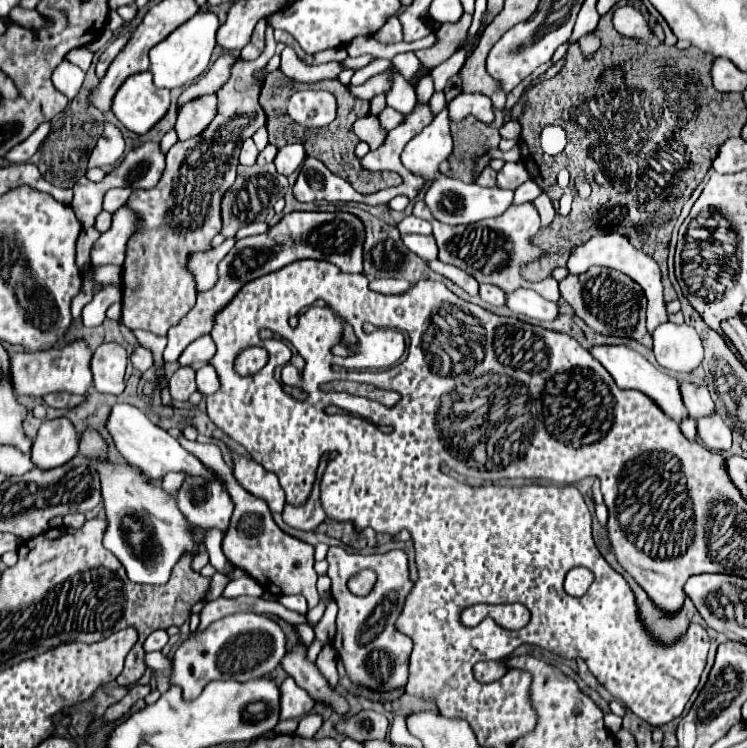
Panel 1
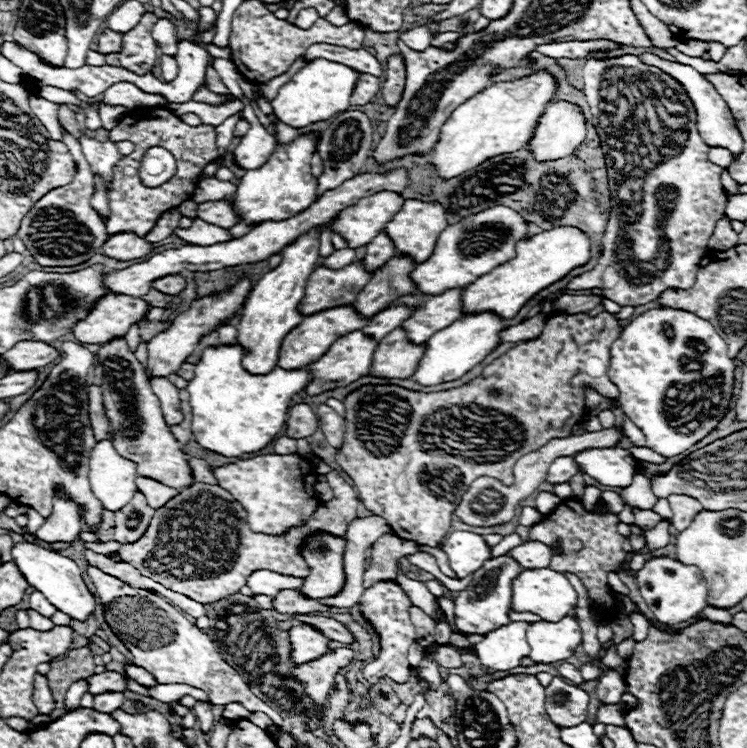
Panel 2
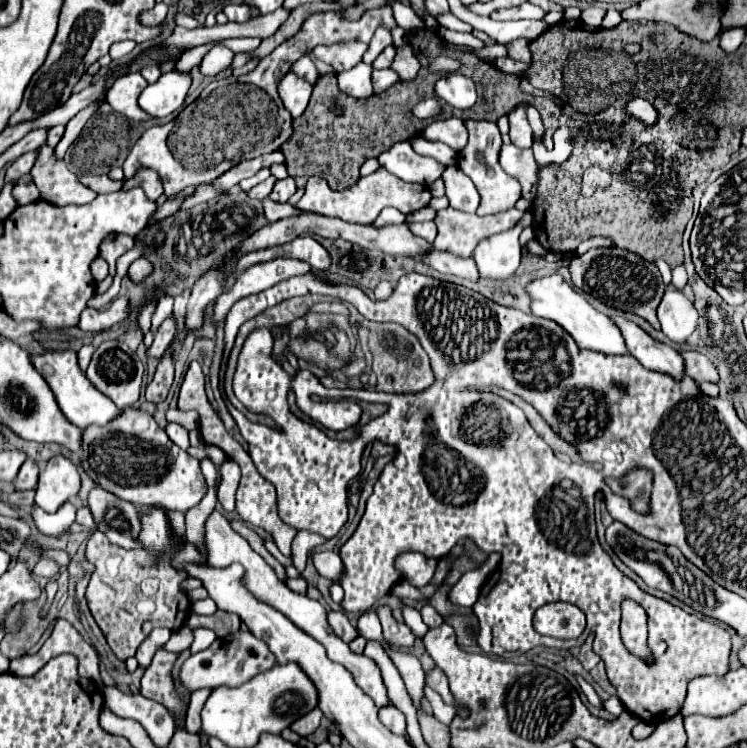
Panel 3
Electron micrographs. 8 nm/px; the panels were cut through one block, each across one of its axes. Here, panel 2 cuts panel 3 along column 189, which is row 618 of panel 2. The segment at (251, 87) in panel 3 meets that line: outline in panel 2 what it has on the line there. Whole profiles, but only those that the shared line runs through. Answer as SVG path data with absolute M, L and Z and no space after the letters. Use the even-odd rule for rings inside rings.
M88 566L86 572L96 588L98 600L108 608L110 628L128 646L136 666L146 668L160 684L188 684L200 688L208 694L212 704L240 702L252 712L262 710L276 726L282 726L282 716L252 694L242 676L226 660L222 660L208 634L202 632L182 610L166 602L166 598L142 588L132 588L94 566Z

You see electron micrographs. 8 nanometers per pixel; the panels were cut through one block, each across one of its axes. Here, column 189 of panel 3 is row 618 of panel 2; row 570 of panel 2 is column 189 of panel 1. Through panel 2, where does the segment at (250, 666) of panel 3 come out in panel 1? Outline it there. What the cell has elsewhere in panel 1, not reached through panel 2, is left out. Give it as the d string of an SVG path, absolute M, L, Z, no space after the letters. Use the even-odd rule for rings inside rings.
M232 614L210 628L202 630L202 634L194 634L184 640L172 656L172 674L170 684L182 690L184 700L198 698L204 686L212 680L236 680L248 682L254 678L262 678L270 674L286 654L286 640L280 626L264 614Z

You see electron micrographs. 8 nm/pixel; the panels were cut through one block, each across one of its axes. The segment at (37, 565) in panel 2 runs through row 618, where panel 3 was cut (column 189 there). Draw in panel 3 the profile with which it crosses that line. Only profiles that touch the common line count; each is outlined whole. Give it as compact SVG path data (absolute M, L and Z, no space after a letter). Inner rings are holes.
M176 70L160 76L156 84L144 88L138 98L138 106L152 118L164 118L182 106L190 88L190 76Z

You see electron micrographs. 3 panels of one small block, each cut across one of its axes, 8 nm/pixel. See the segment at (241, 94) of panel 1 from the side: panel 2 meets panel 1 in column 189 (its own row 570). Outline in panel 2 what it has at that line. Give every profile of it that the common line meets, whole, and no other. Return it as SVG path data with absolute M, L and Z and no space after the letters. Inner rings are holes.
M330 470L330 474L326 474L326 480L328 480L330 488L334 490L334 500L322 502L322 506L318 508L318 514L314 514L314 518L308 522L308 528L304 528L300 532L294 530L290 536L284 536L284 538L274 538L268 534L252 532L248 522L244 520L244 514L236 512L236 500L232 498L232 494L228 494L220 486L196 482L196 484L184 488L180 494L176 494L170 502L166 502L166 506L158 508L156 514L152 516L152 522L150 522L146 534L138 542L122 546L118 550L118 554L128 564L138 566L138 570L142 574L146 574L148 578L154 578L156 582L162 582L166 588L180 592L188 598L194 598L196 602L202 602L202 604L214 604L222 598L238 594L240 588L246 586L248 576L256 570L272 570L272 572L278 572L284 576L306 578L310 574L310 566L304 562L304 558L300 554L306 538L312 534L318 534L318 532L326 532L326 534L334 534L338 538L344 538L348 524L354 518L358 518L356 510L358 510L360 498L358 498L356 490L336 470Z

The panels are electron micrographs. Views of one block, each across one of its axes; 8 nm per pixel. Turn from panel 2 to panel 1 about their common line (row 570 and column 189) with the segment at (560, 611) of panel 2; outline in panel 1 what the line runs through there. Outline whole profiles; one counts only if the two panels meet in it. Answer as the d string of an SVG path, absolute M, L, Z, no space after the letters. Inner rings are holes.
M94 460L96 470L100 474L102 482L102 498L104 498L104 510L106 510L106 534L104 534L104 546L120 558L122 566L128 572L128 578L138 584L152 584L160 586L166 584L170 578L172 568L178 564L180 558L190 554L192 558L204 550L202 544L194 542L194 526L186 520L186 516L178 510L176 498L168 494L162 488L162 480L154 480L146 476L140 468L130 464L114 464L110 460Z

